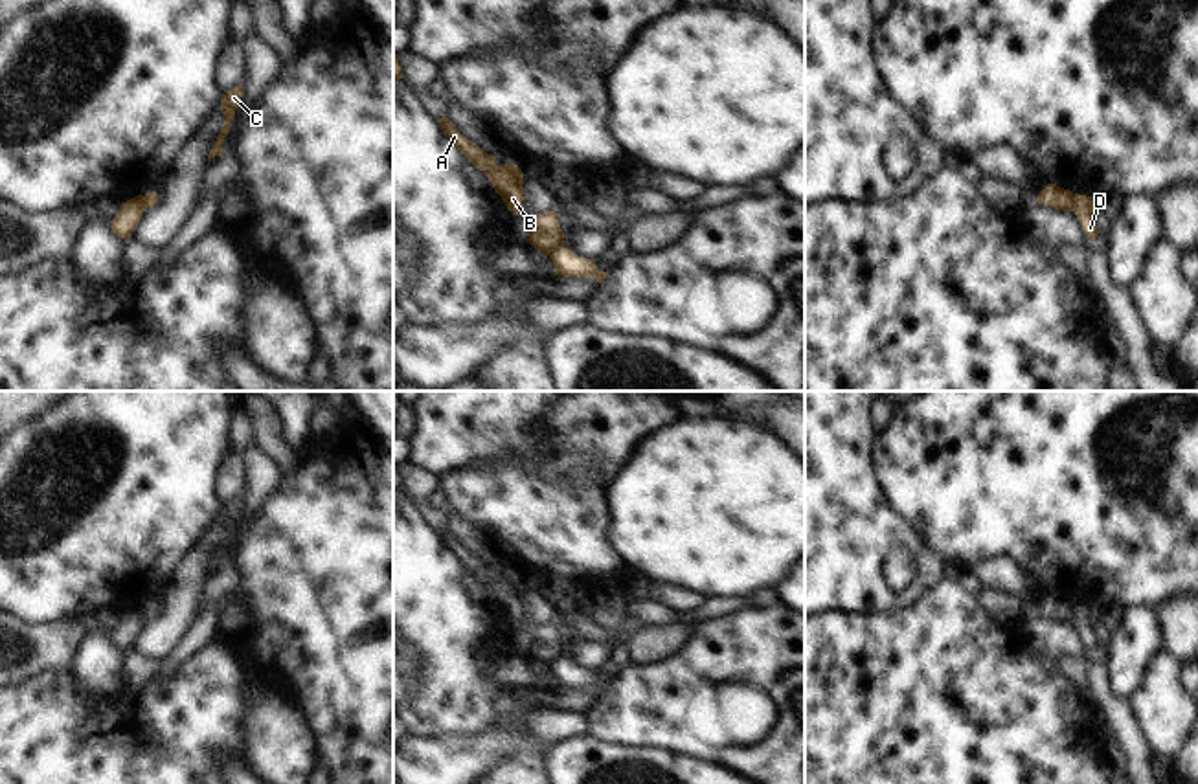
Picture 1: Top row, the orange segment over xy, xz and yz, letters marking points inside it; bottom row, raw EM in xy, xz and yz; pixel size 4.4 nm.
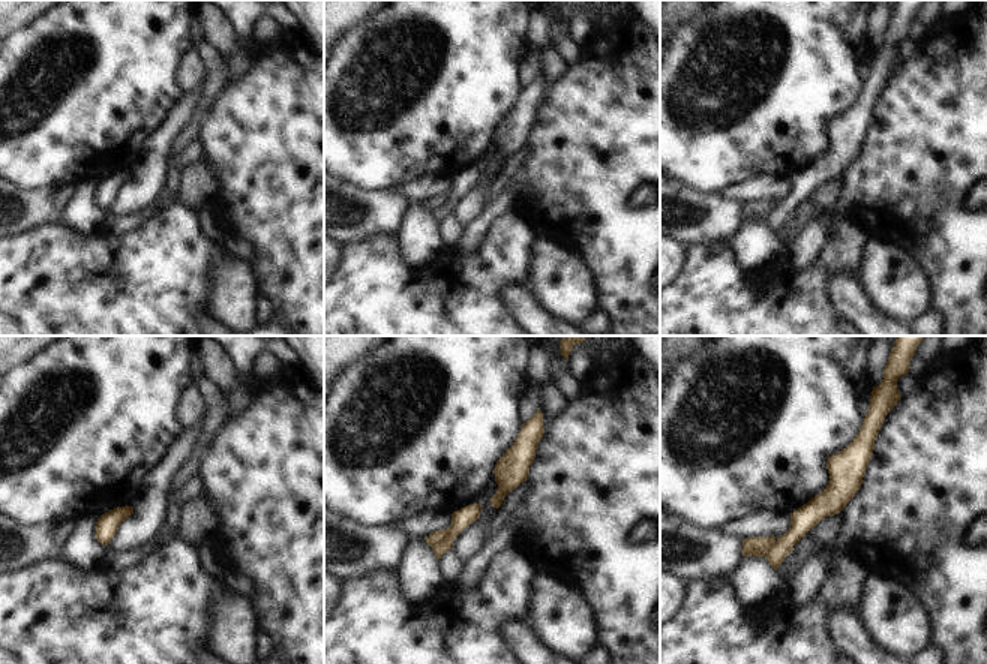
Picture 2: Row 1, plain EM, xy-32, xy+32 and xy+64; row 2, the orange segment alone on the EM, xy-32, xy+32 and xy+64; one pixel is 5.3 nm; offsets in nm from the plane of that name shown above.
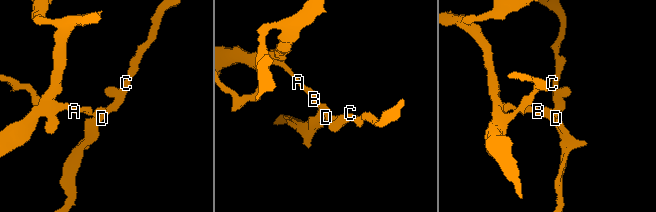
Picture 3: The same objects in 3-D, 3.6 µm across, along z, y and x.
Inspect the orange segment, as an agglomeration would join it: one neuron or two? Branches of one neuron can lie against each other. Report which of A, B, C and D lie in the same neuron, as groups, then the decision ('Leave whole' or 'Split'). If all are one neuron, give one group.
Groups: A B / C D. Split.

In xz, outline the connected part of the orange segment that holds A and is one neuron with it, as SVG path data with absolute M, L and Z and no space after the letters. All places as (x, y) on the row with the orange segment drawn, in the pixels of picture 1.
M446 116L439 119L439 127L458 151L489 178L507 209L518 215L524 209L522 169L511 162L498 167L496 156L483 152L476 143L469 141Z

